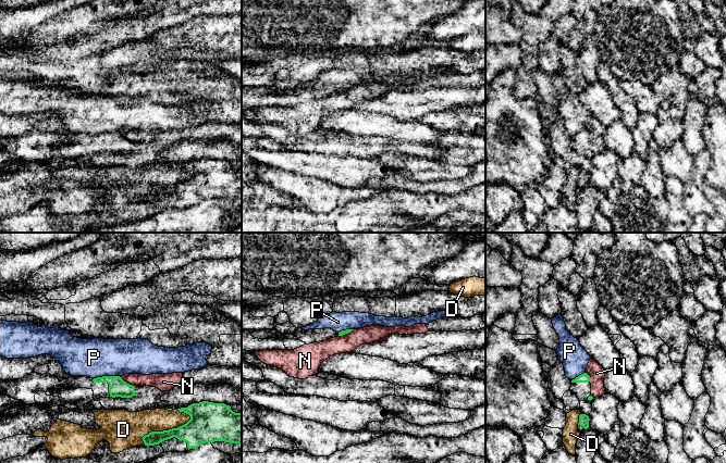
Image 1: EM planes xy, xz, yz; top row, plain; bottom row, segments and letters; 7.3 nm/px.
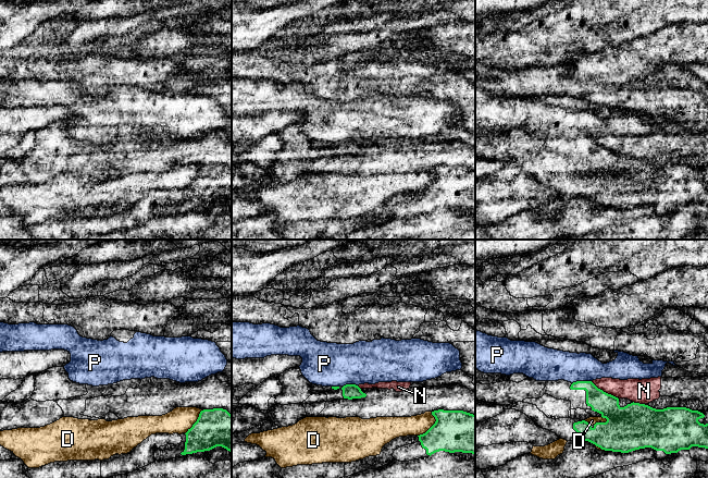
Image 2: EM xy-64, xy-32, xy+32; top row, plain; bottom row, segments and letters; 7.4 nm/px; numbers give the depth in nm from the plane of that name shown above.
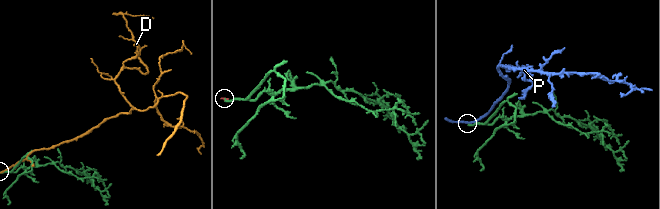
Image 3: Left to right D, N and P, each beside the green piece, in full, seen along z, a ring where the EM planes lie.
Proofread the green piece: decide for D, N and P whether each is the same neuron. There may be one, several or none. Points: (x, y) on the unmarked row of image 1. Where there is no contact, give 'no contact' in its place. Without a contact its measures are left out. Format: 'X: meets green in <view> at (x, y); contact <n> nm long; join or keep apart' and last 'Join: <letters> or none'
D: meets green in xy at (163, 187); contact 400 nm long; keep apart
N: meets green in xy at (126, 139); contact 130 nm long; keep apart
P: meets green in xy at (107, 133); contact 200 nm long; keep apart
Join: none

